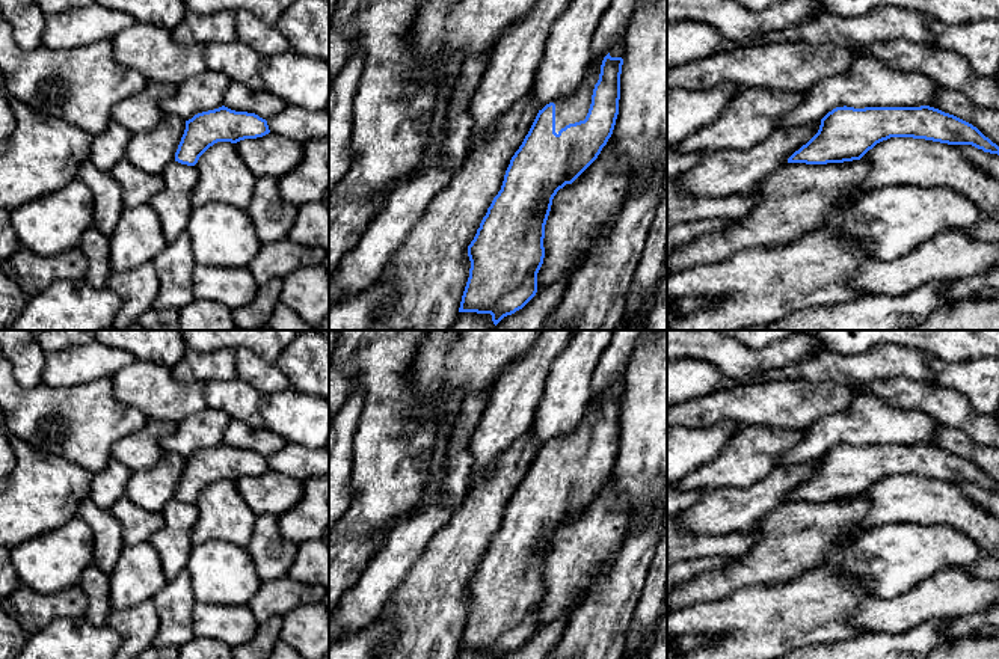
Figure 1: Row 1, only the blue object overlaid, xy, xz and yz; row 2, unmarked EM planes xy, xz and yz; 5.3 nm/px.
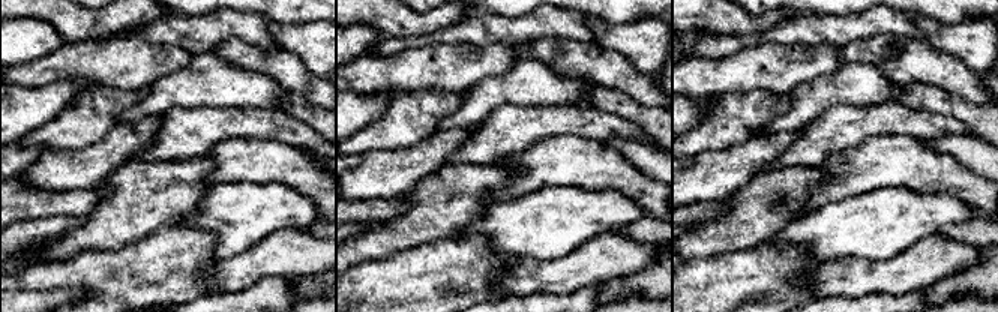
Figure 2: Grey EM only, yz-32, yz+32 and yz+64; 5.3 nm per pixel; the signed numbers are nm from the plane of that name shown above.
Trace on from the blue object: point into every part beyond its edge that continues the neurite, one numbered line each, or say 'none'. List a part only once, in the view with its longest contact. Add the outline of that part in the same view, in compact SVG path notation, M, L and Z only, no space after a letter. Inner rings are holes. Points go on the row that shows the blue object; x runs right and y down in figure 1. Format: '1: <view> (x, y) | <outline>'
1: xz (572, 109) | M592 59L590 66L584 74L582 81L579 83L576 92L563 100L552 101L555 104L555 133L557 134L566 125L586 119L592 104L595 84L599 80L599 74L601 74L601 68L596 66Z

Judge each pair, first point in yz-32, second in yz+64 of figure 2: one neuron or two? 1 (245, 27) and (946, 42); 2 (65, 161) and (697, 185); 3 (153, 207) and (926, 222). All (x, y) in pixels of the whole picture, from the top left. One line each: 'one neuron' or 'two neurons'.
1: two neurons
2: one neuron
3: two neurons

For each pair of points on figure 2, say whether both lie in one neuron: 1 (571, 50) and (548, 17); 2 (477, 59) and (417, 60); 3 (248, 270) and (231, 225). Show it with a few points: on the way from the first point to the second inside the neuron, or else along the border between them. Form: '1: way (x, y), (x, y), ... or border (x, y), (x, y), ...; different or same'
1: border (593, 41), (541, 36), (529, 44); different
2: way (462, 60), (432, 60); same
3: border (272, 231), (249, 248), (219, 261); different

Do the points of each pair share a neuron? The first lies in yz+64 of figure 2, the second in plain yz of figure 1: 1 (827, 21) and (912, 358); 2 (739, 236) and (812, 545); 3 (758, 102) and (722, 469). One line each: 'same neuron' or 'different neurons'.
1: same neuron
2: same neuron
3: same neuron

